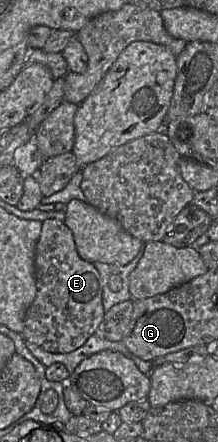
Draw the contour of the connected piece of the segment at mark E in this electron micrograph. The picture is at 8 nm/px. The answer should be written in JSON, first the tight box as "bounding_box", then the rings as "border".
{"bounding_box":[22,219,104,353],"border":[[[58,219],[42,222],[34,265],[37,294],[25,315],[22,337],[50,353],[70,353],[84,345],[104,318],[102,279],[93,263],[79,256],[72,231]]]}

